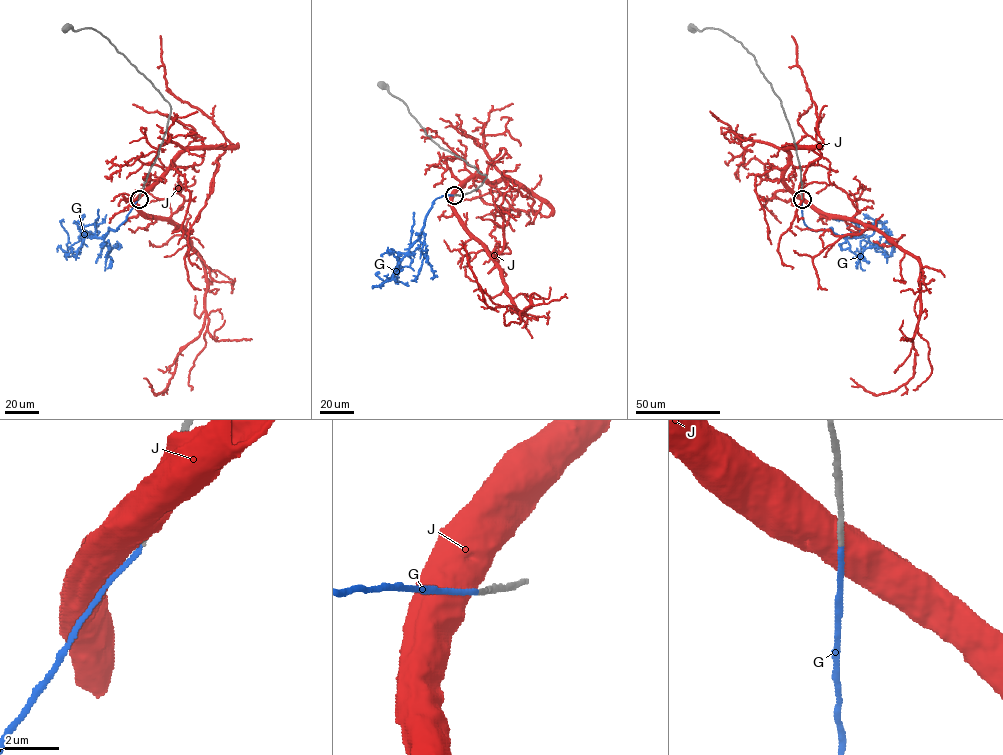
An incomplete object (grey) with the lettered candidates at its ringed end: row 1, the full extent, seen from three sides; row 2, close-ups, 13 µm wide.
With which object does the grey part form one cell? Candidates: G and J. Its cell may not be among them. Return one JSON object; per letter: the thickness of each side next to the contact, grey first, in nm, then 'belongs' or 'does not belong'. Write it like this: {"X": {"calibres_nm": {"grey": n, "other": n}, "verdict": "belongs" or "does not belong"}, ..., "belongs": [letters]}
{"G": {"calibres_nm": {"grey": 180, "other": 170}, "verdict": "belongs"}, "J": {"calibres_nm": {"grey": 200, "other": 850}, "verdict": "does not belong"}, "belongs": ["G"]}

